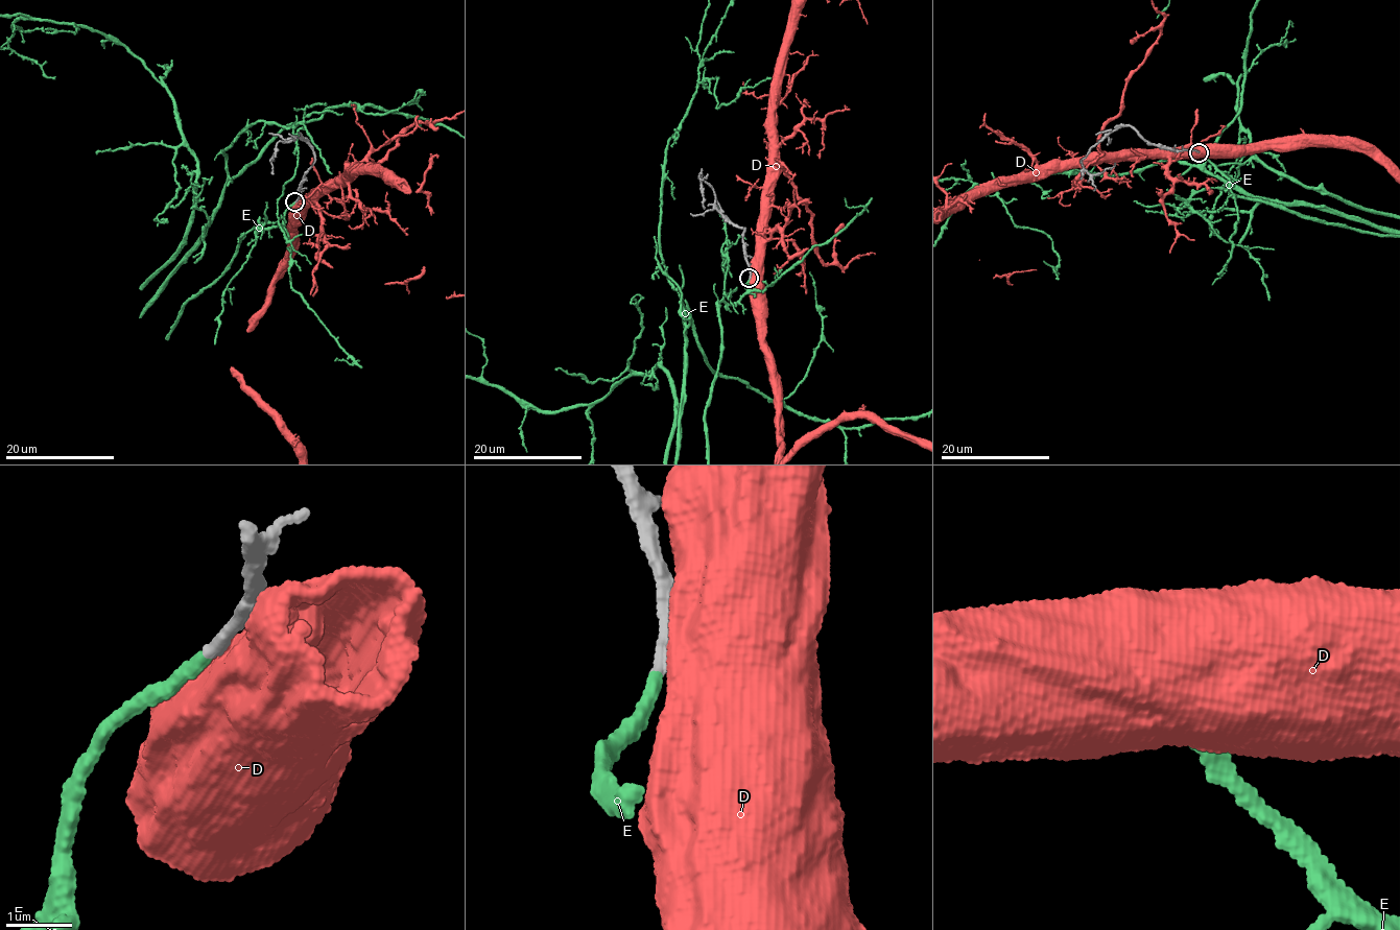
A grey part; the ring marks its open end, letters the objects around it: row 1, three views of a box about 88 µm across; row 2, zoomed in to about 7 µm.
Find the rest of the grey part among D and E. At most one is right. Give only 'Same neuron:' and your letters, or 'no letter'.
Same neuron: E

